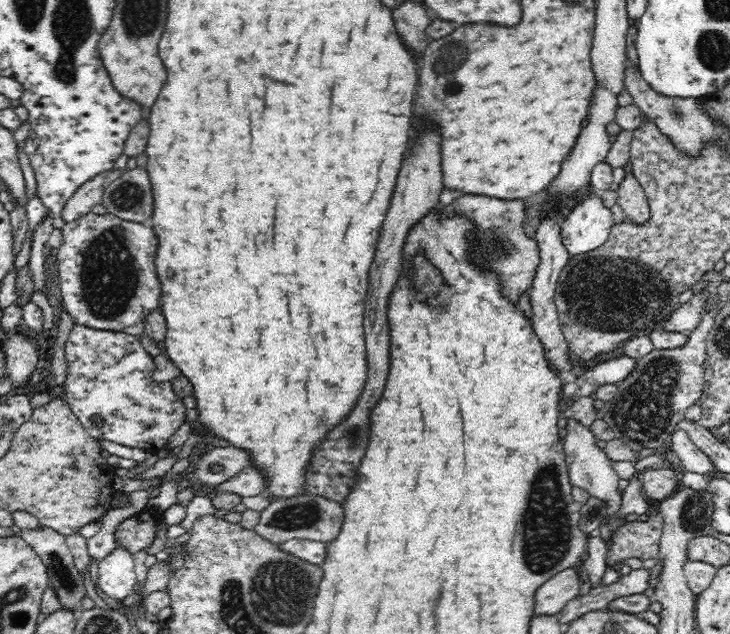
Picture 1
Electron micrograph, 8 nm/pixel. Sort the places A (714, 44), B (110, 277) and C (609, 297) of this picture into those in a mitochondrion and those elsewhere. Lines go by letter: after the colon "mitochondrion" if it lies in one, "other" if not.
A: mitochondrion
B: mitochondrion
C: mitochondrion

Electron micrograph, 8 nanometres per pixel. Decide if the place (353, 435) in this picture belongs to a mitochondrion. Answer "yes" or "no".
yes

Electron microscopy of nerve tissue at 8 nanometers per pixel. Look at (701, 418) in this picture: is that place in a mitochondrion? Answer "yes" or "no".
no

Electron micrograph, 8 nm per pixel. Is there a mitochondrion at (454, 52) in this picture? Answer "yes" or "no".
yes

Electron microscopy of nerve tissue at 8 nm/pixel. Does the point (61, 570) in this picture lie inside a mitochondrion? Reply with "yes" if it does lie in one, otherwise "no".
yes

